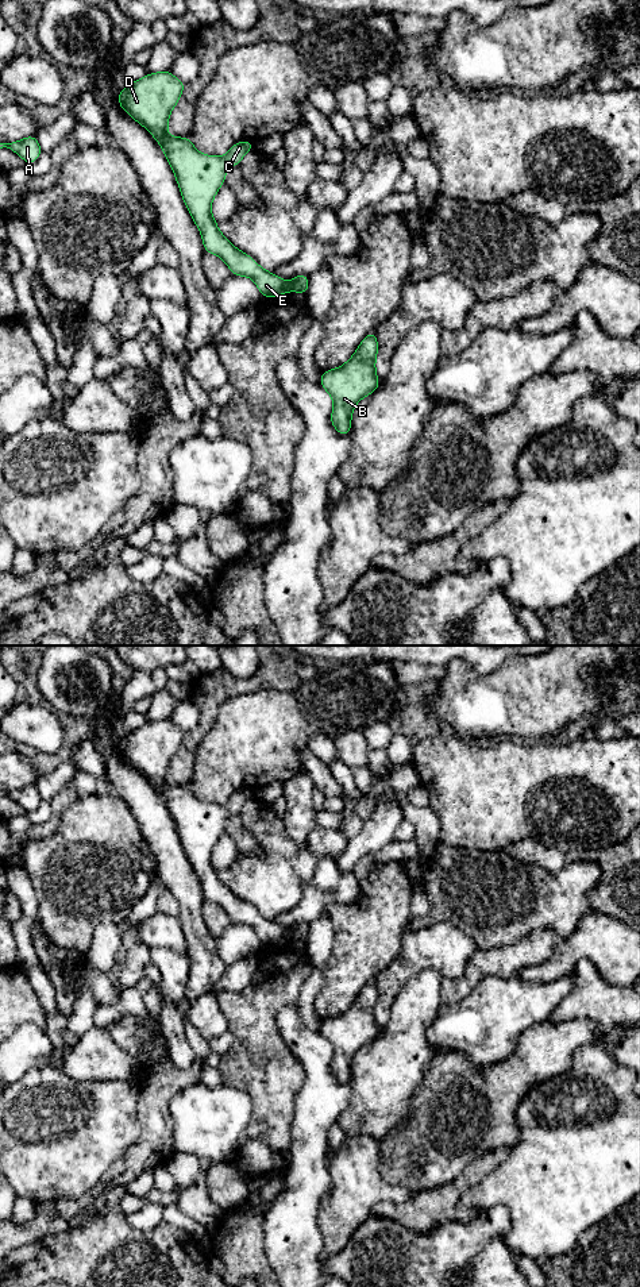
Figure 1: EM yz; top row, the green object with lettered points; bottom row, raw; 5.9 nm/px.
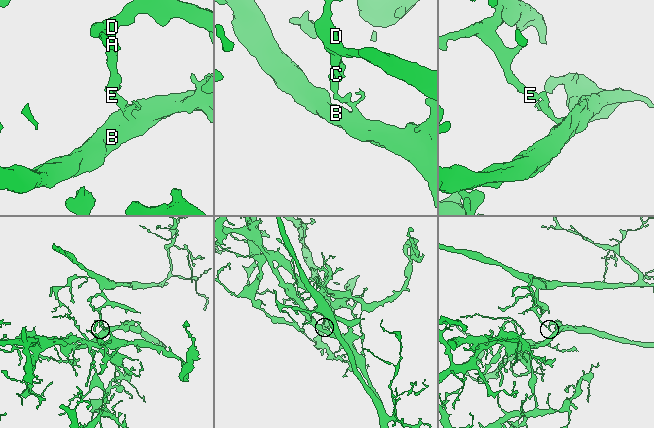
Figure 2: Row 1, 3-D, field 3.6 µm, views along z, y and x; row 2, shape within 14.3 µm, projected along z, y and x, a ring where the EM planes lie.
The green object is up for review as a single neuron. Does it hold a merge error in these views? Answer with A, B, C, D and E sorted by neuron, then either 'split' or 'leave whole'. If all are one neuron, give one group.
A C D E / B; split

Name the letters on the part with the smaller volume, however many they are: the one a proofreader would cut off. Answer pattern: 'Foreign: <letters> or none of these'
Foreign: B

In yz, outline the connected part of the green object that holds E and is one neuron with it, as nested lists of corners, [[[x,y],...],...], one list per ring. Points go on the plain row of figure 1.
[[[169,718],[144,724],[119,740],[119,754],[140,771],[159,791],[170,812],[184,851],[201,881],[207,901],[220,905],[231,921],[252,926],[261,944],[275,945],[290,939],[290,932],[262,917],[250,903],[238,898],[219,879],[211,853],[231,814],[254,797],[252,790],[238,790],[224,805],[198,801],[190,786],[167,783],[169,764],[185,732]]]

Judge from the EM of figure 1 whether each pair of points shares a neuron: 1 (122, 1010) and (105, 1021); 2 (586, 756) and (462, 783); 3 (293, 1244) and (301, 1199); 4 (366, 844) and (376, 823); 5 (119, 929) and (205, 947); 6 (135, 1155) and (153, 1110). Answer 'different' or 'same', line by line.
1: same
2: same
3: same
4: same
5: different
6: same

